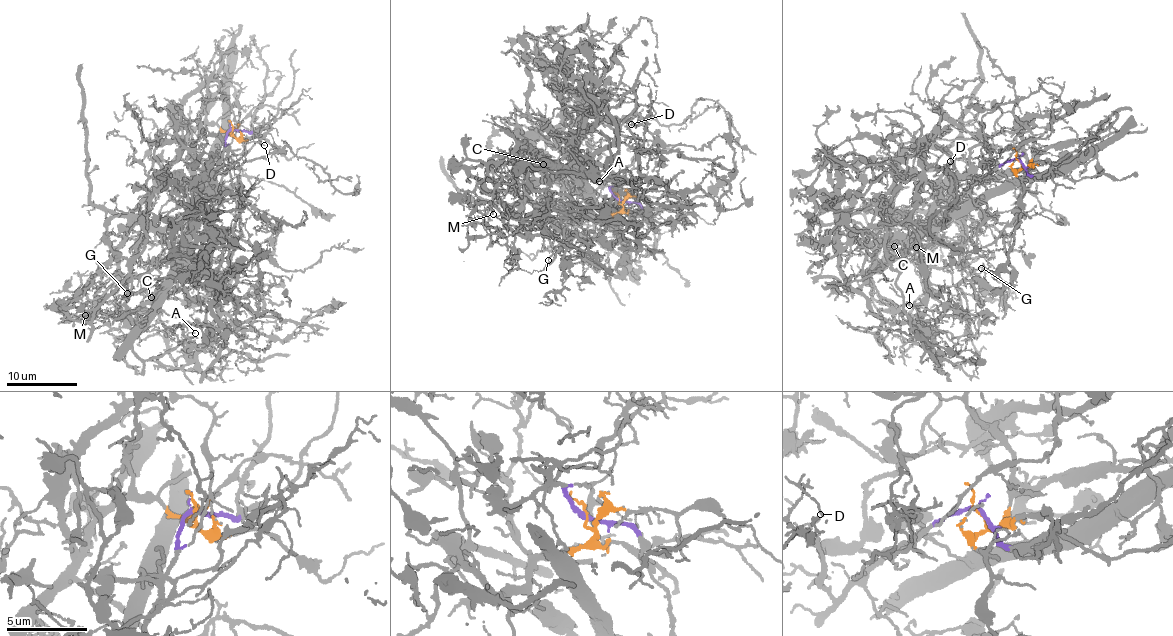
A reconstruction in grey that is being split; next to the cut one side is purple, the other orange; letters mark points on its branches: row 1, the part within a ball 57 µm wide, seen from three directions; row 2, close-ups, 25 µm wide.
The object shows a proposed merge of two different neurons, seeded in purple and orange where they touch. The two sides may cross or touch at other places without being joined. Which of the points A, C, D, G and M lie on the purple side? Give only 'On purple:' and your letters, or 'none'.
On purple: A, C

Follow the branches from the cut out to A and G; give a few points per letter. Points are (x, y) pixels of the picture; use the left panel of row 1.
A: (233, 131), (213, 173), (205, 214), (132, 350), (151, 358), (174, 351), (195, 332)
G: (233, 131), (199, 126), (141, 199), (118, 247), (120, 282), (141, 291), (128, 293)

